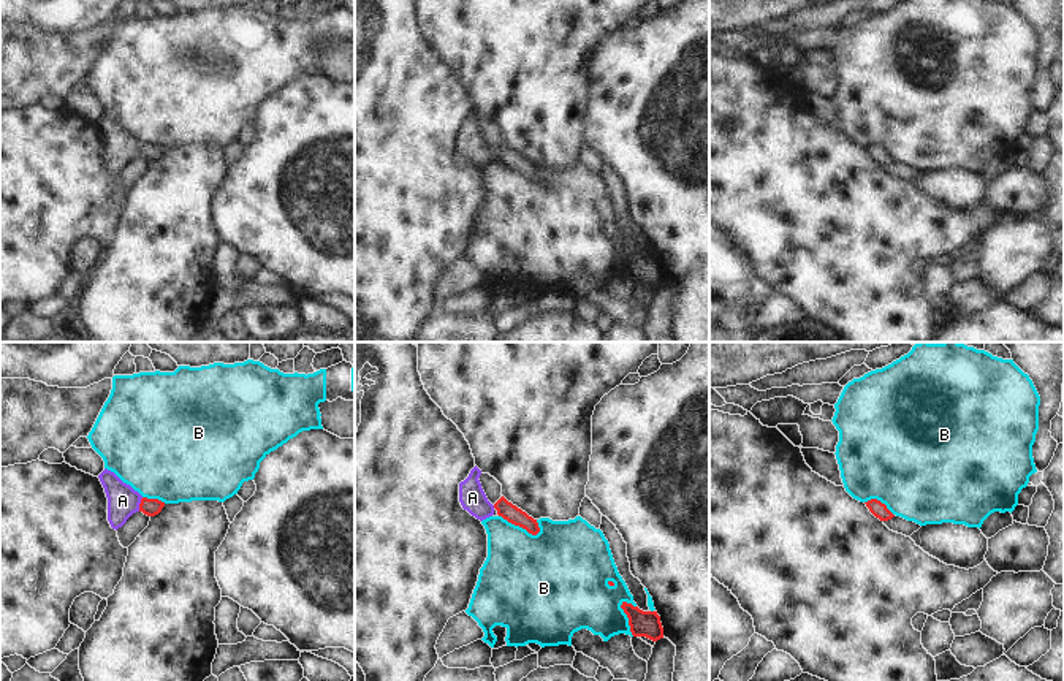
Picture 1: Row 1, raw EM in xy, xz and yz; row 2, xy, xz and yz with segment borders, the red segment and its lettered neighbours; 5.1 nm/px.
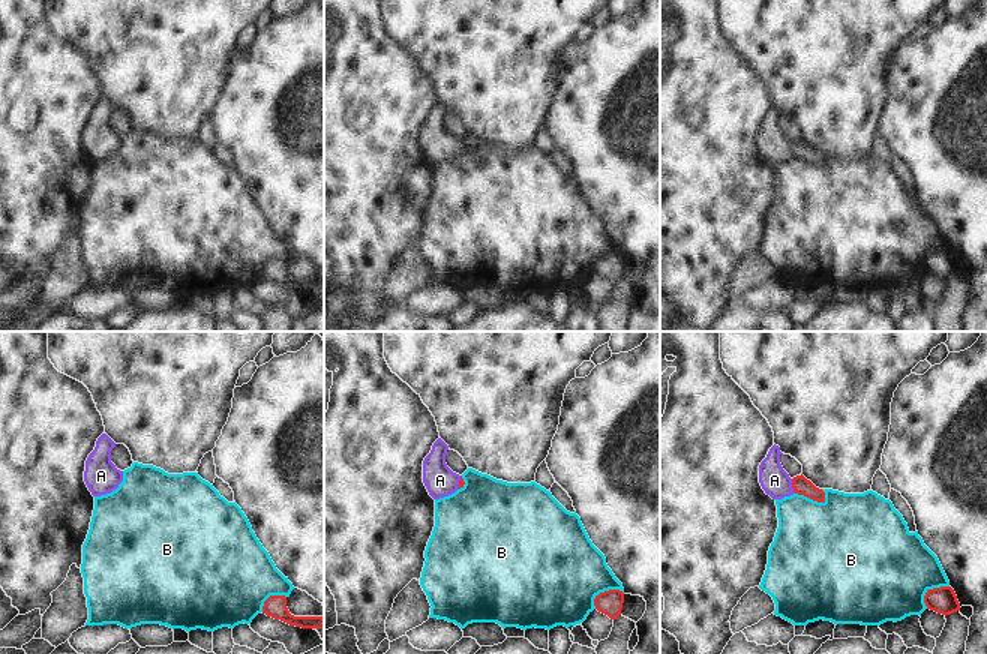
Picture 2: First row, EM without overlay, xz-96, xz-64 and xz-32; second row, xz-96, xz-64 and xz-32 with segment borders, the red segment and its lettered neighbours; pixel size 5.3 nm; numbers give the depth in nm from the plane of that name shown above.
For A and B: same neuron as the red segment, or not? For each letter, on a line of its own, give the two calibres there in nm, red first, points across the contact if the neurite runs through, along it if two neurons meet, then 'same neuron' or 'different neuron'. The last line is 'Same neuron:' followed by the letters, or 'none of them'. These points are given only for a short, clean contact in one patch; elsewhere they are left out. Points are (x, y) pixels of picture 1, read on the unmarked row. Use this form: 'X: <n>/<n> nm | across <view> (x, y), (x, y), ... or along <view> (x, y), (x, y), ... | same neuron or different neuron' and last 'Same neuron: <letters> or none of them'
A: 90/160 nm | across xy (151, 152), (140, 149), (122, 146) | same neuron
B: 90/420 nm | different neuron
Same neuron: A

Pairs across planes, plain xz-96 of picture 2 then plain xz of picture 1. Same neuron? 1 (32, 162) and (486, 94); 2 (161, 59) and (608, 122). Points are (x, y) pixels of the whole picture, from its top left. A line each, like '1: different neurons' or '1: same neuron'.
1: different neurons
2: different neurons

